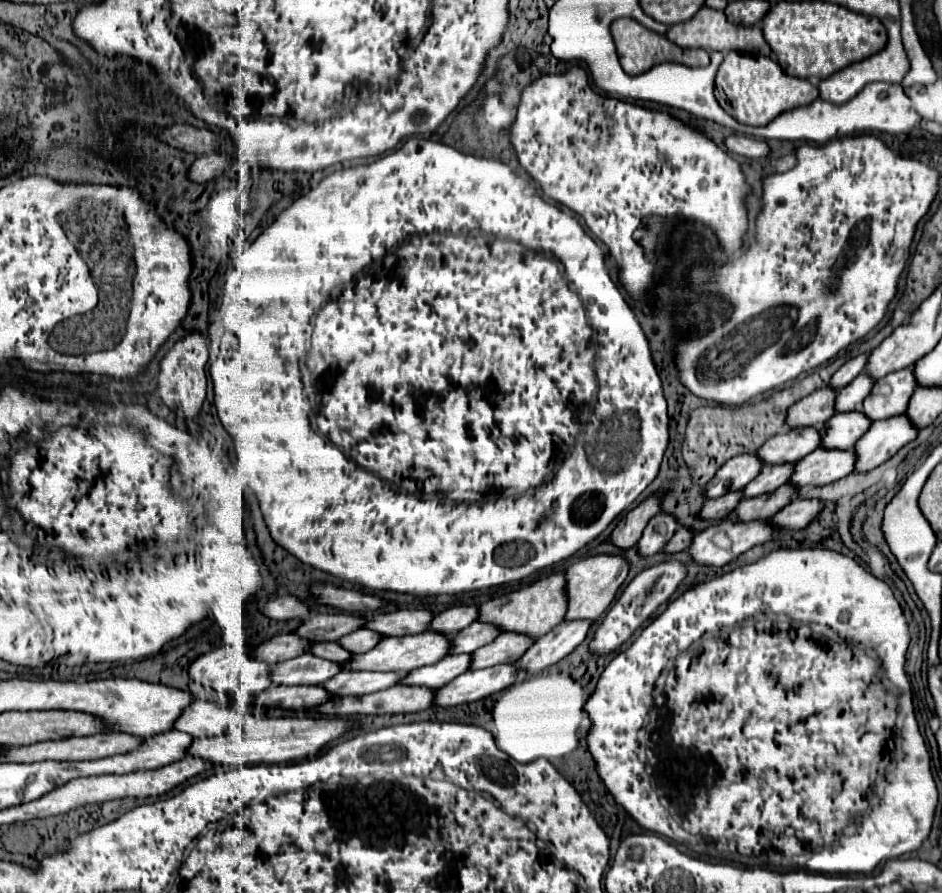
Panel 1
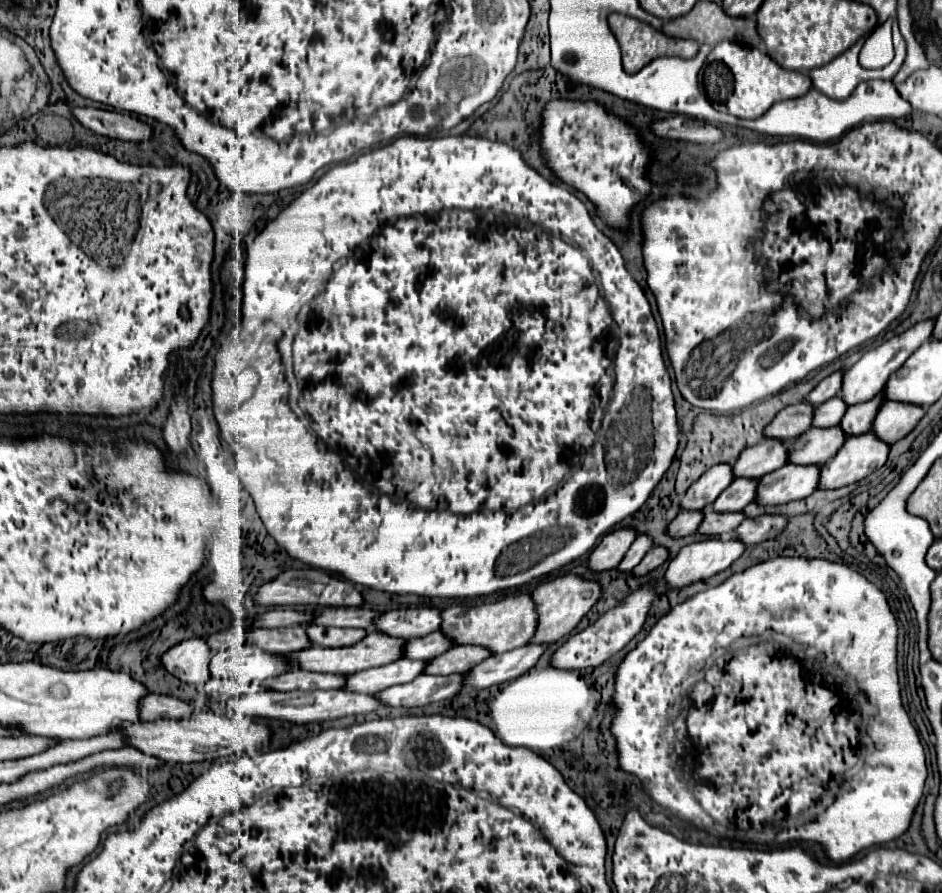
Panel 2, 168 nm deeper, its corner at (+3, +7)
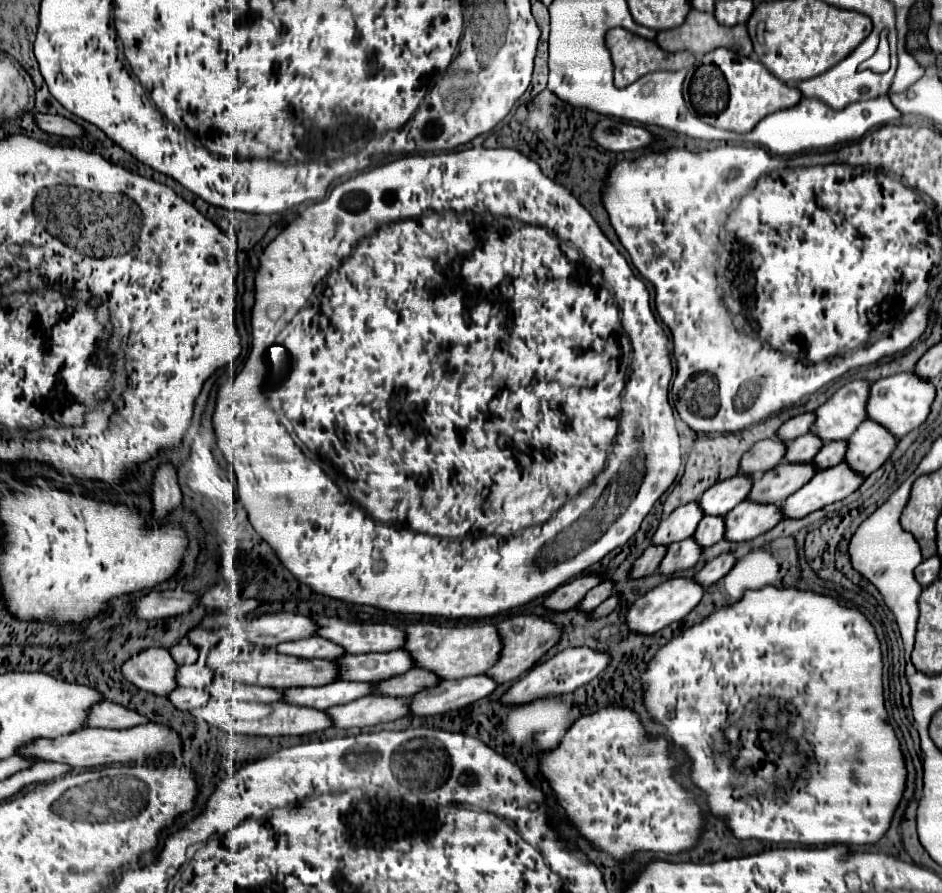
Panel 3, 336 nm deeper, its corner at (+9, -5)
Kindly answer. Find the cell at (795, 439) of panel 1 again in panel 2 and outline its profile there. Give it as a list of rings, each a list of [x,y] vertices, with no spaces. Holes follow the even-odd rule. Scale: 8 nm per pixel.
[[[764,438],[756,446],[746,448],[732,464],[732,470],[736,478],[758,480],[762,474],[770,474],[772,470],[778,470],[778,466],[784,466],[786,460],[786,446],[778,440]]]

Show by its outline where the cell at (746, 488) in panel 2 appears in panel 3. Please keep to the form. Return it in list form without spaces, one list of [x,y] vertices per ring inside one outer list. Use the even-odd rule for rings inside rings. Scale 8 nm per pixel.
[[[704,516],[694,536],[700,538],[700,542],[704,542],[704,548],[708,548],[724,538],[726,532],[724,526],[726,526],[726,516]]]

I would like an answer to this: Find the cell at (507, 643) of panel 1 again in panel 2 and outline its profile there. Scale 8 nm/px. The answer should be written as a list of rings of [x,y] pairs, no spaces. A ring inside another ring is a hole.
[[[454,646],[446,654],[440,654],[438,658],[432,658],[426,664],[424,674],[436,674],[436,676],[462,674],[468,668],[482,662],[484,658],[488,658],[488,656],[490,656],[490,652],[486,648],[480,648],[480,646]]]

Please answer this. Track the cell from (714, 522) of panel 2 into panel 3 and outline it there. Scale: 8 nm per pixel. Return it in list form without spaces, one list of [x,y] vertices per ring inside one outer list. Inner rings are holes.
[[[694,536],[686,538],[684,542],[672,542],[668,546],[668,554],[662,560],[658,570],[666,576],[672,576],[686,568],[692,568],[700,560],[702,554],[704,554],[704,546],[700,546]]]

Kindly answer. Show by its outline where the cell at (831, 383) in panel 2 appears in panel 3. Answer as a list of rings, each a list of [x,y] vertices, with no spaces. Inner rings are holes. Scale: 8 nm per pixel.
[[[814,412],[798,414],[798,416],[790,418],[788,422],[784,422],[784,426],[780,426],[778,436],[784,438],[784,442],[786,442],[786,440],[792,440],[792,438],[796,438],[796,436],[800,436],[800,434],[806,434],[806,432],[812,428],[814,420],[816,420]]]

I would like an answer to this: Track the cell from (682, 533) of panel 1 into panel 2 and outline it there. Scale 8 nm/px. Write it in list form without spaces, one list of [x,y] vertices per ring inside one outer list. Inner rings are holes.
[[[652,548],[646,556],[644,556],[644,560],[632,570],[632,576],[646,576],[646,574],[650,574],[652,570],[656,570],[662,562],[666,562],[666,558],[668,558],[668,552],[666,552],[666,548]]]

